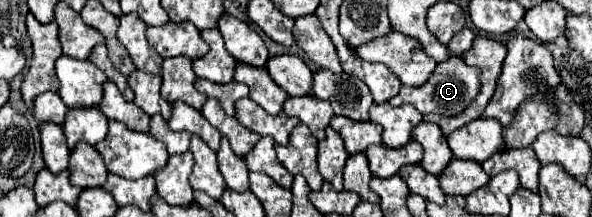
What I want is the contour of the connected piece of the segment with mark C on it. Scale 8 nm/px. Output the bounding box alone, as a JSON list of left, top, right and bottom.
[390,57,480,117]

